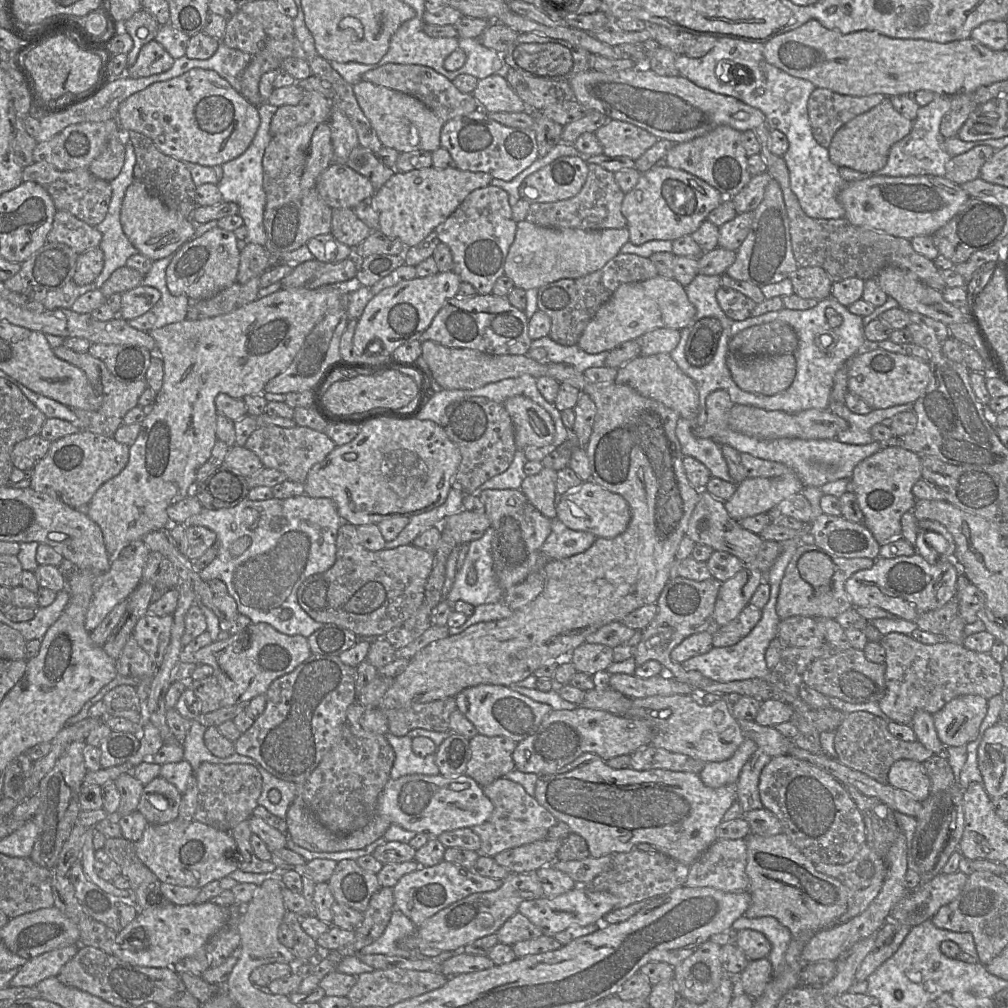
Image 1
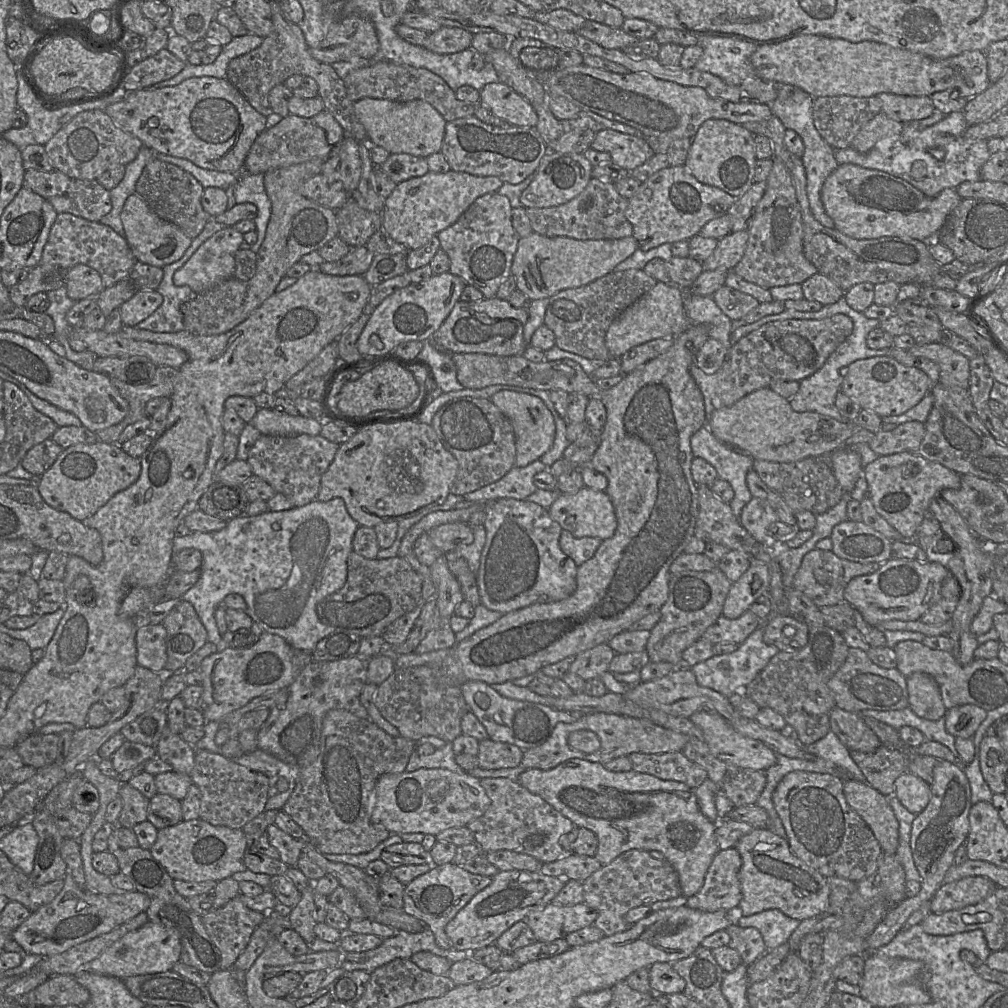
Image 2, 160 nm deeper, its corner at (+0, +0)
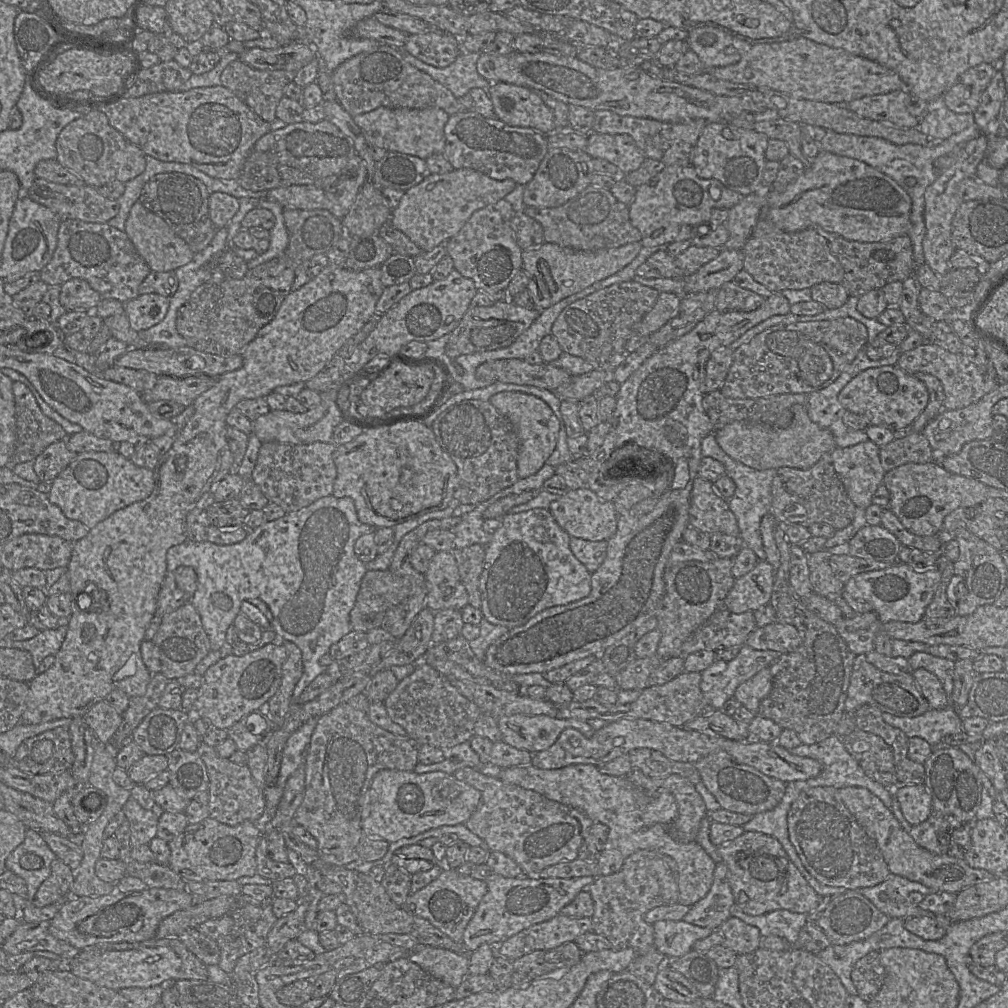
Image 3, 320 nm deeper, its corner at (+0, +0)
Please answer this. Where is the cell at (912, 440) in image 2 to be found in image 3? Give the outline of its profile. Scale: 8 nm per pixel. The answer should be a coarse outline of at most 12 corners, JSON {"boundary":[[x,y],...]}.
{"boundary":[[910,432],[880,447],[890,471],[906,463],[933,461],[923,432]]}

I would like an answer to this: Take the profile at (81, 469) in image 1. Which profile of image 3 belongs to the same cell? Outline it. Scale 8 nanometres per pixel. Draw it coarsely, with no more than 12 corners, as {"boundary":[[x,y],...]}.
{"boundary":[[116,450],[77,454],[49,501],[91,529],[149,497],[155,473]]}

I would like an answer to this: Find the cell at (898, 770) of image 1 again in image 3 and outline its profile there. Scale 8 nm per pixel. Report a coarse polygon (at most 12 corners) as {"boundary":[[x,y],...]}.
{"boundary":[[924,784],[898,785],[893,795],[912,826],[931,815]]}

